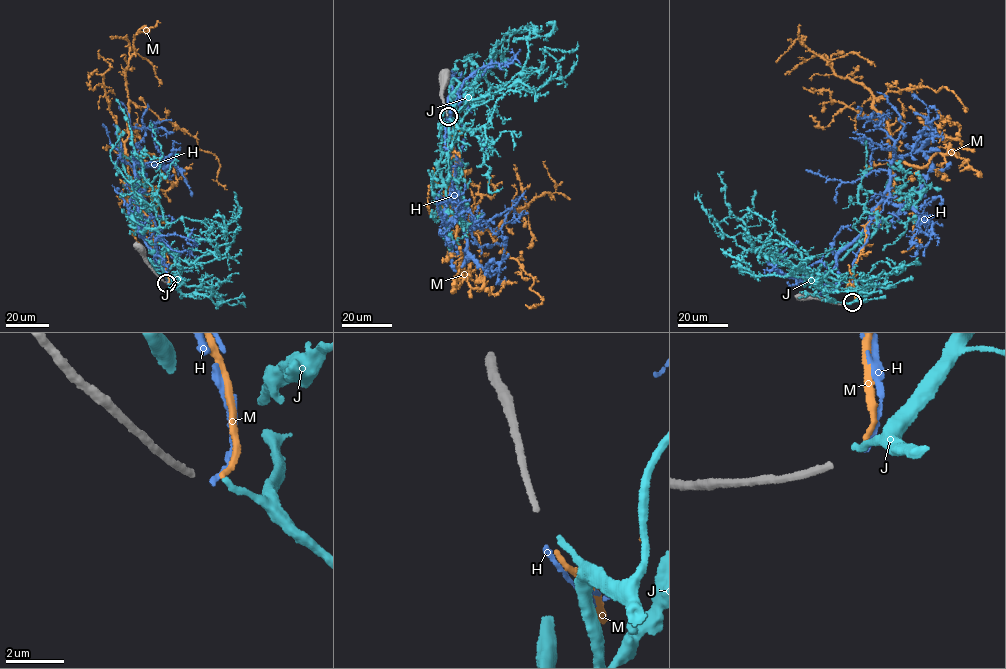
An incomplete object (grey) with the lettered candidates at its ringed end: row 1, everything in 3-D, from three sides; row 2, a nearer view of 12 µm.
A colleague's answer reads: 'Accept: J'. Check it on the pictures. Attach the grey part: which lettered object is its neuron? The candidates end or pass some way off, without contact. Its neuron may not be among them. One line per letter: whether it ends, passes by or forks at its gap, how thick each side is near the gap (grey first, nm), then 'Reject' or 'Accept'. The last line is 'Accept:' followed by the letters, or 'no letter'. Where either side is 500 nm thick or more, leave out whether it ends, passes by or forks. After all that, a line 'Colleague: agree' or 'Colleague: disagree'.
H: It ends there. Thickness 220 nm (grey) against 140 nm. Accept
J: It ends there. Thickness 220 nm (grey) against 200 nm. Reject
M: It ends there. Thickness 220 nm (grey) against 160 nm. Reject
Accept: H
Colleague: disagree

